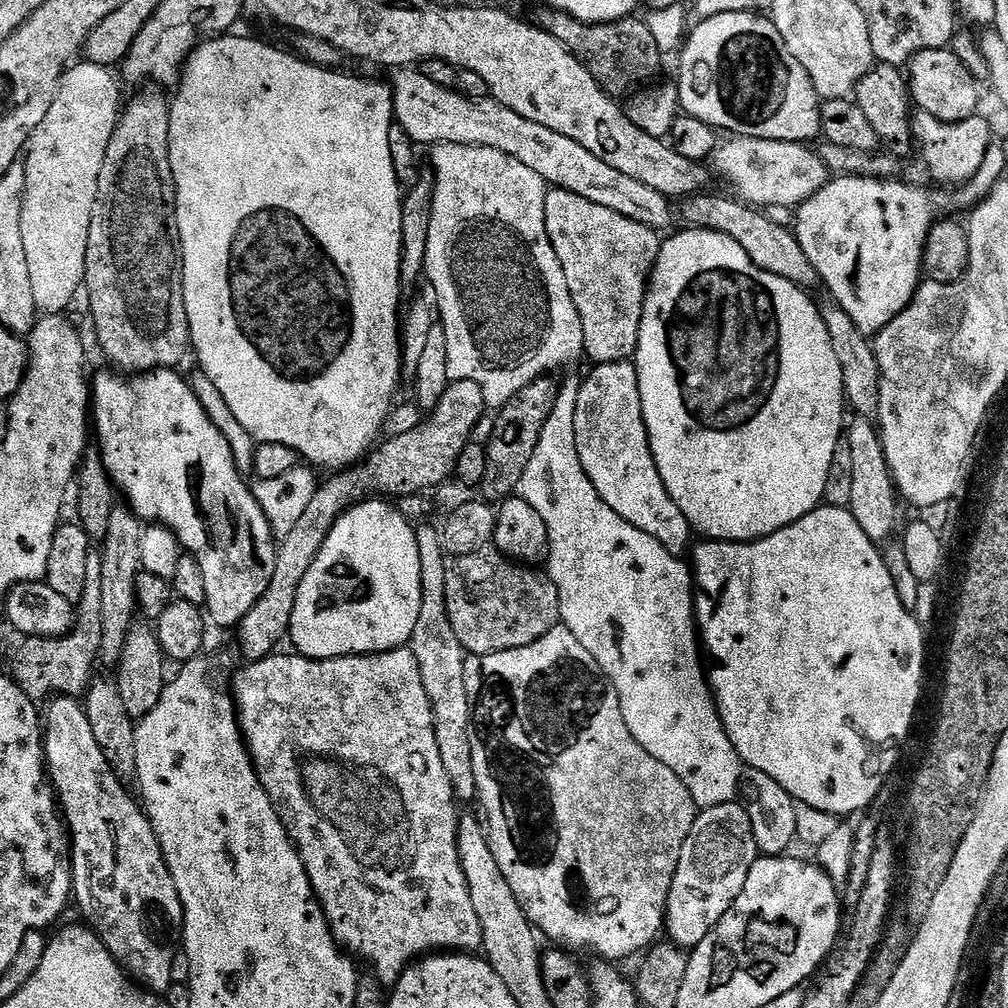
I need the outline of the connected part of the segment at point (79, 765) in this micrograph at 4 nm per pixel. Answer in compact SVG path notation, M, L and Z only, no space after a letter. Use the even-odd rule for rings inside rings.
M57 695L47 701L46 707L48 716L43 717L43 733L48 740L46 754L52 756L52 774L56 775L60 792L64 792L61 805L67 806L68 816L72 816L72 828L76 828L76 872L72 875L74 899L84 904L84 912L92 916L92 924L104 932L108 948L113 948L116 956L120 956L120 967L124 972L145 989L161 994L172 984L172 955L178 952L178 933L184 922L184 911L158 838L137 797L124 789L127 787L112 772L102 750L98 750L83 703L70 696Z

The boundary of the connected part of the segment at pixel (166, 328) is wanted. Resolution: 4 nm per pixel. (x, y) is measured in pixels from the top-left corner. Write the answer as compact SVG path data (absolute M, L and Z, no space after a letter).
M144 86L139 89L140 92L132 101L127 101L126 107L120 113L120 119L116 122L116 129L110 138L110 146L106 146L106 158L102 162L102 174L98 174L98 194L94 198L94 210L90 218L90 234L88 235L88 245L86 246L86 270L84 271L83 287L88 288L88 304L92 307L92 320L96 323L96 340L100 343L102 351L108 355L108 360L113 369L119 370L124 374L143 374L145 372L154 372L158 368L175 369L176 363L183 358L184 355L189 355L190 352L190 333L188 330L188 315L186 314L186 302L184 301L184 277L182 275L182 261L180 258L180 235L178 234L178 218L176 217L176 183L174 182L174 174L170 170L170 114L172 109L170 107L170 100L159 87Z

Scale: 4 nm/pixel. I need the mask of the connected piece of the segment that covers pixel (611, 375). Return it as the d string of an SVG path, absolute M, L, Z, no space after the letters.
M619 360L595 365L591 370L580 392L575 393L574 431L584 472L590 482L594 482L594 490L598 490L602 502L606 502L614 514L626 518L626 522L650 534L650 538L658 538L666 550L683 557L694 529L686 514L678 510L674 498L670 498L658 474L648 441L635 363Z

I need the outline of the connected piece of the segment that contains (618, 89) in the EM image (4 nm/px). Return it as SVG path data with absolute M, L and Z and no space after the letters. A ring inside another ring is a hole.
M563 14L555 18L556 25L550 28L552 35L557 36L583 62L609 96L627 97L633 90L657 79L655 76L660 72L662 53L643 19L615 20L612 24L583 24L581 20Z

